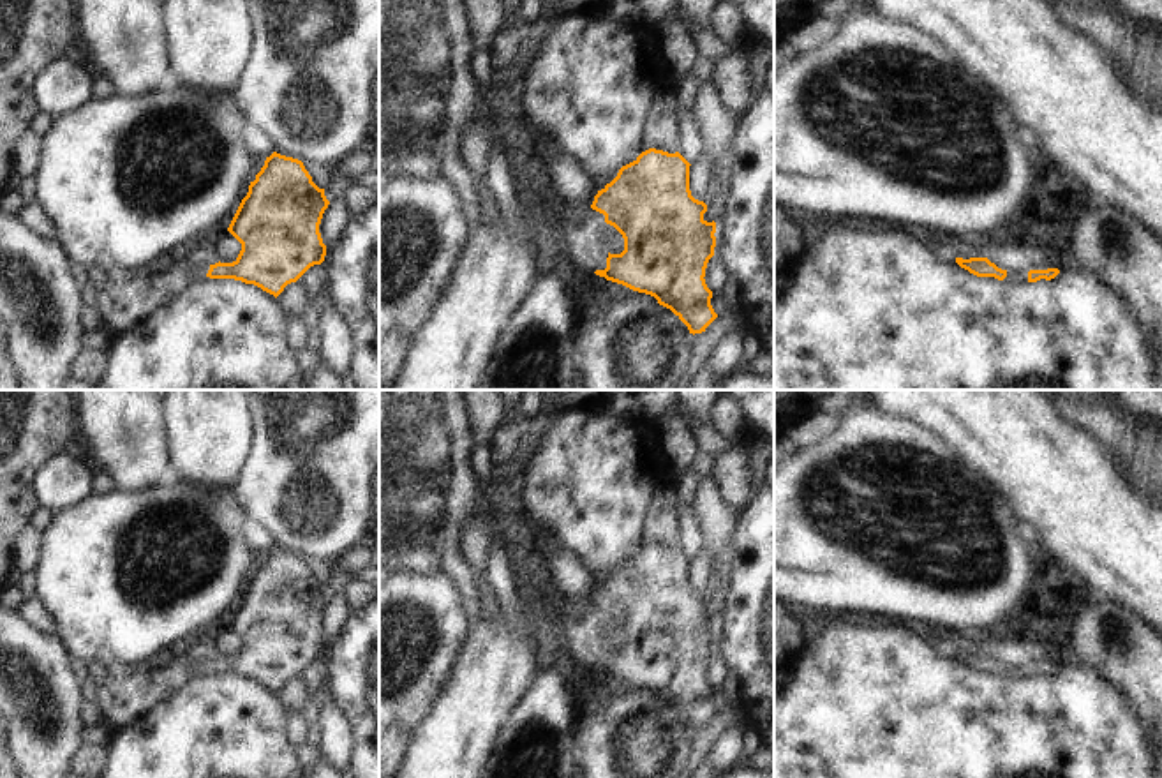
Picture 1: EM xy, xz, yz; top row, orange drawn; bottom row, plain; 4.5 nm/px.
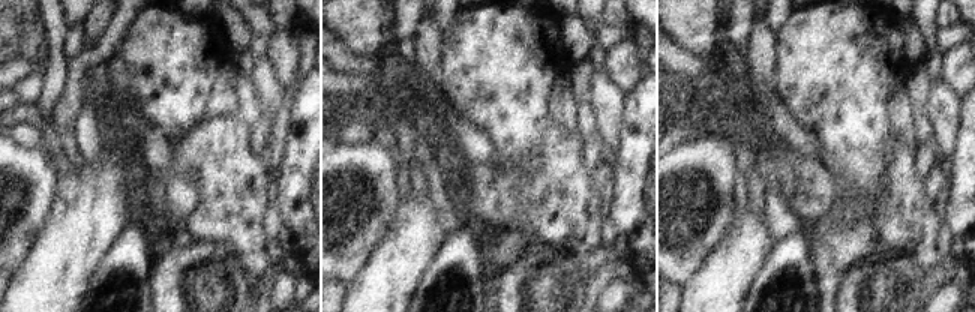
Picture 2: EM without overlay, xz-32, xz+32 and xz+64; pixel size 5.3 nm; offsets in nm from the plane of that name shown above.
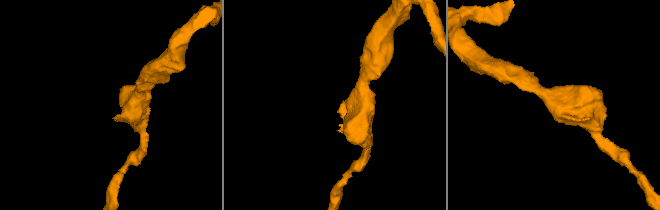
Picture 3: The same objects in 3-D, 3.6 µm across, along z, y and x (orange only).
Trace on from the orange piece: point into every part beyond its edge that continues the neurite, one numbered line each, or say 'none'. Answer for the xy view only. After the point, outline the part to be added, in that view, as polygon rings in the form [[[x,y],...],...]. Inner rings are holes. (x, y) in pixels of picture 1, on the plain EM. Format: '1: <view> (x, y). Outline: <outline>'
1: xy (122, 699). Outline: [[[187,653],[176,655],[169,663],[148,672],[127,672],[122,677],[108,676],[97,686],[95,702],[101,714],[118,730],[178,690],[187,679],[206,672],[210,662]]]

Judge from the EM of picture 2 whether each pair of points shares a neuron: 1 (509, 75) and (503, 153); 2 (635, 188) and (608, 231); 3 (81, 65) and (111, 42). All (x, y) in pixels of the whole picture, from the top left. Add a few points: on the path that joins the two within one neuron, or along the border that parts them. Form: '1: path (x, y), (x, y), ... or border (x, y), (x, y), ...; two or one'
1: path (509, 95), (509, 134); one
2: border (606, 213), (618, 231); two
3: path (89, 59), (104, 47); one

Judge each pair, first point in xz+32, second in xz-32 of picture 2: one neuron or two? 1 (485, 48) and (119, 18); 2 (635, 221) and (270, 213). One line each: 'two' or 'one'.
1: two
2: two

